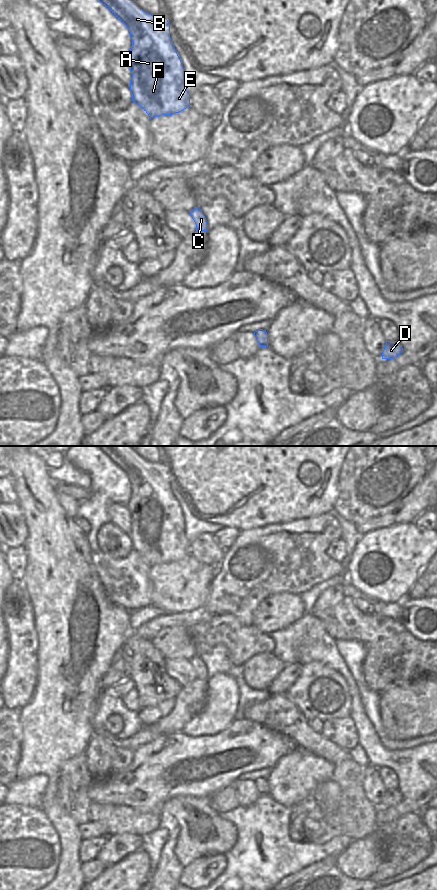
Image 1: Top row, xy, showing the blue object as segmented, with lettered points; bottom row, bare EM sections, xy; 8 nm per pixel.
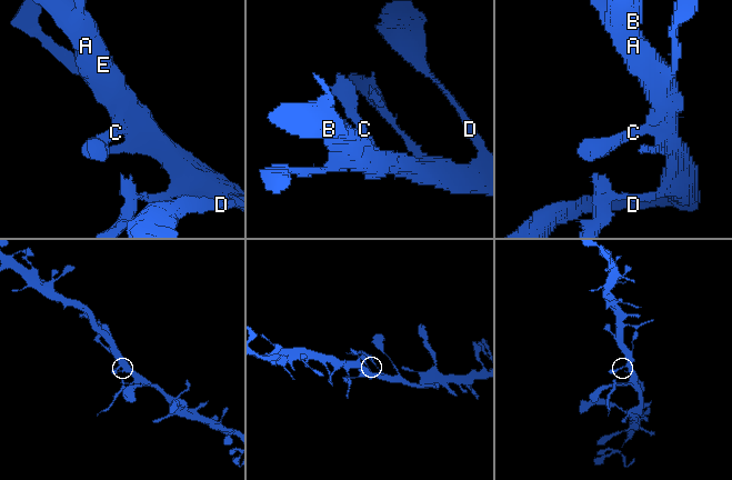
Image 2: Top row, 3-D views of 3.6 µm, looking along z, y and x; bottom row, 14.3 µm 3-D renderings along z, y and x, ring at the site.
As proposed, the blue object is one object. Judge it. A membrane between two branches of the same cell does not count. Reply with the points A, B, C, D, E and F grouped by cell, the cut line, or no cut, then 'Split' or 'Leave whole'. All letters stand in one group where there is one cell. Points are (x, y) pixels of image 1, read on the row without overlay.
Groups: A B C D E F. No split. Leave whole.

